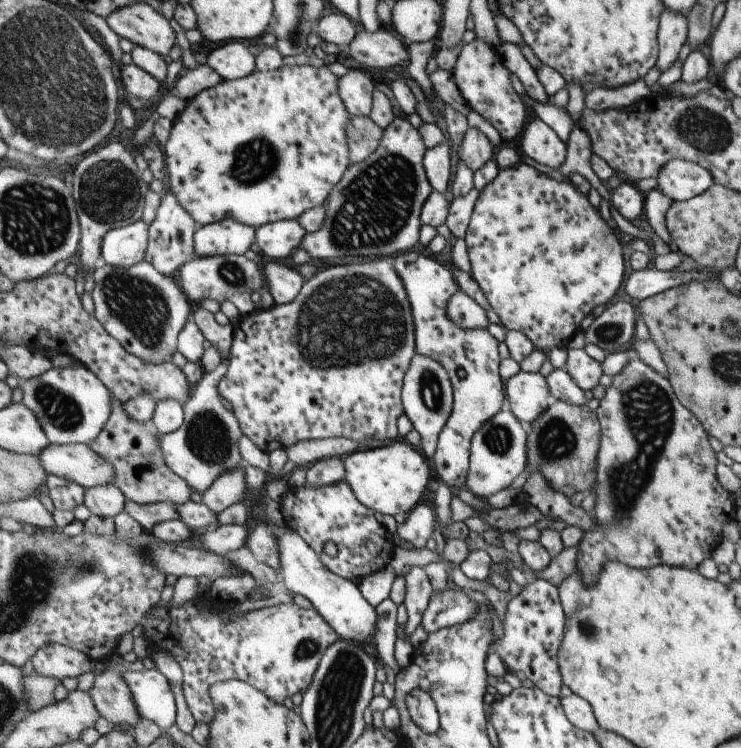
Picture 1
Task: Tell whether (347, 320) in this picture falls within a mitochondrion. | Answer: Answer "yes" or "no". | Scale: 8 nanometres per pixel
yes

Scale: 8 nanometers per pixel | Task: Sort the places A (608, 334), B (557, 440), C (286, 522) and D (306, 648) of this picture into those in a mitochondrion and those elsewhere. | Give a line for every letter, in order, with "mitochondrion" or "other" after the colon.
A: mitochondrion
B: mitochondrion
C: other
D: mitochondrion

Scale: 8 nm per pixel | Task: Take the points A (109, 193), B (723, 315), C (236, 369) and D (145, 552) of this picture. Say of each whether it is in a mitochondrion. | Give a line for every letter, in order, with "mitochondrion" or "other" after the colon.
A: mitochondrion
B: other
C: other
D: other

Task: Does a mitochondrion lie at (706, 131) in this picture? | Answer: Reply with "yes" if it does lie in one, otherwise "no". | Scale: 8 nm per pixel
yes

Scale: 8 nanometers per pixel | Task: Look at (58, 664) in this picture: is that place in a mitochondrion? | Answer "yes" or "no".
no

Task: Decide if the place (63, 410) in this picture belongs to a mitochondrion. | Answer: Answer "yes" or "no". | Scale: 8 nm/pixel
yes

